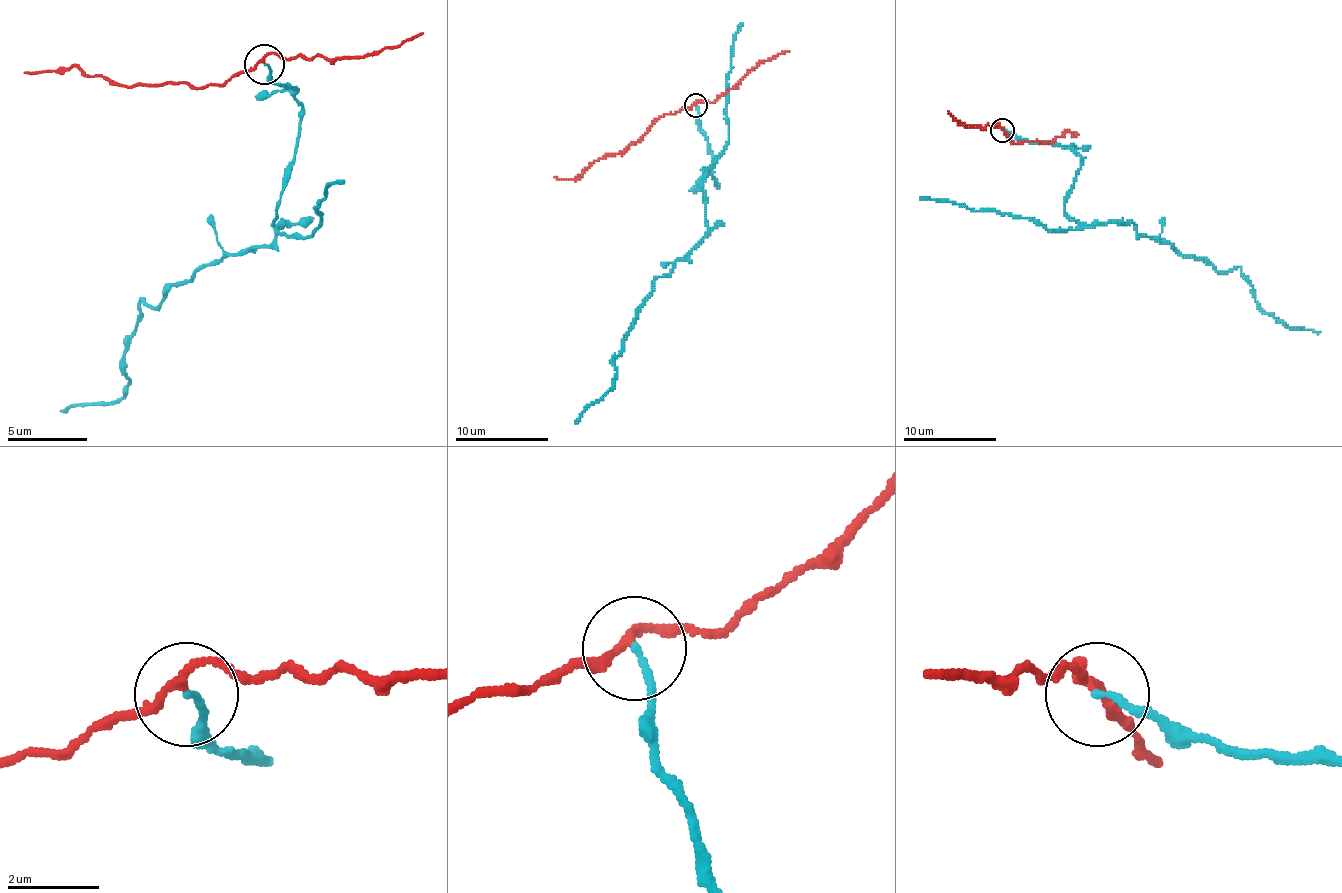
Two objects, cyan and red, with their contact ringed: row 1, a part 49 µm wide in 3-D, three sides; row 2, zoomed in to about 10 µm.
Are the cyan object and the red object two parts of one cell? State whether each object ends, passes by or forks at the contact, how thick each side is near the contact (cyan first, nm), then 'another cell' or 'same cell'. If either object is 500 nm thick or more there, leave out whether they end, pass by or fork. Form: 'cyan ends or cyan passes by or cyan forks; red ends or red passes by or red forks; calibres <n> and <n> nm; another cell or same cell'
cyan ends; red passes by; calibres 150 and 160 nm; another cell

